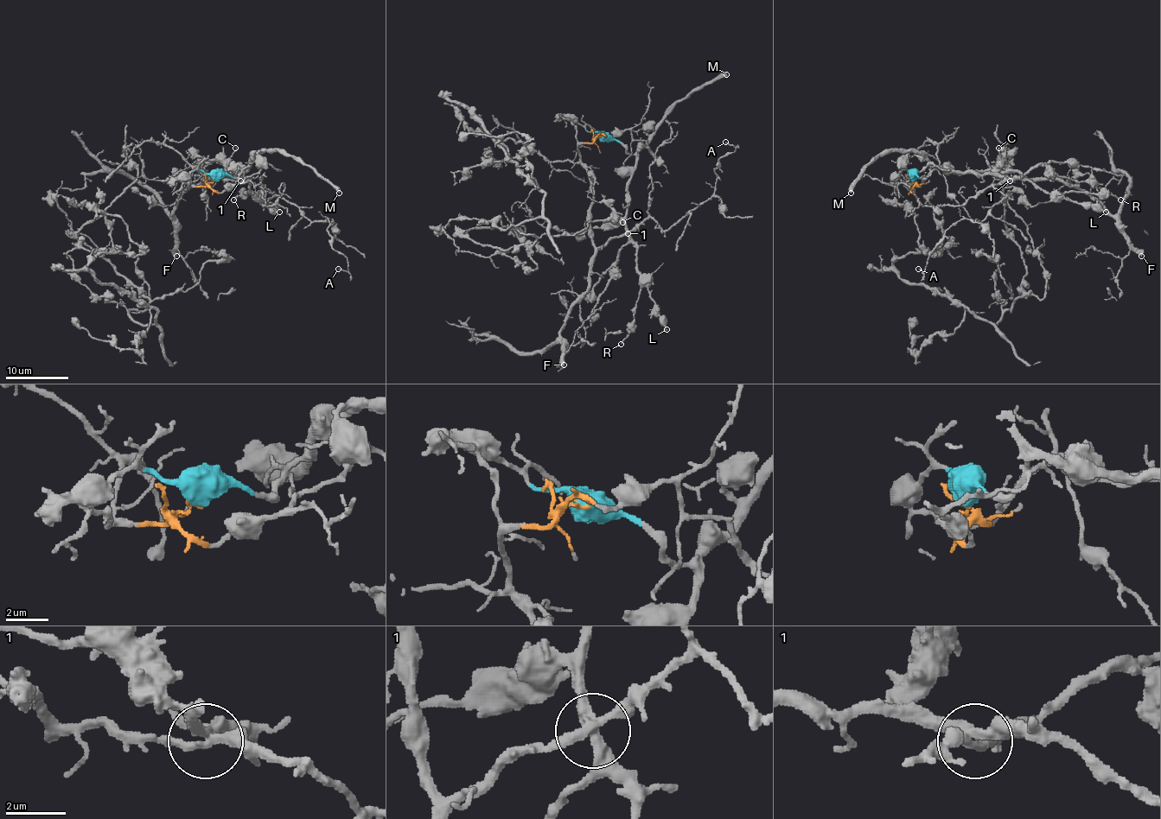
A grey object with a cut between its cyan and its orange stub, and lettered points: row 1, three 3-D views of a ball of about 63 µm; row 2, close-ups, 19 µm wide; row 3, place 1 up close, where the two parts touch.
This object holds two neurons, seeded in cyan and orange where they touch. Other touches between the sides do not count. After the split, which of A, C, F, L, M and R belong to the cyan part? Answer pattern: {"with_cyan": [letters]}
{"with_cyan": ["C", "L", "M", "R"]}

